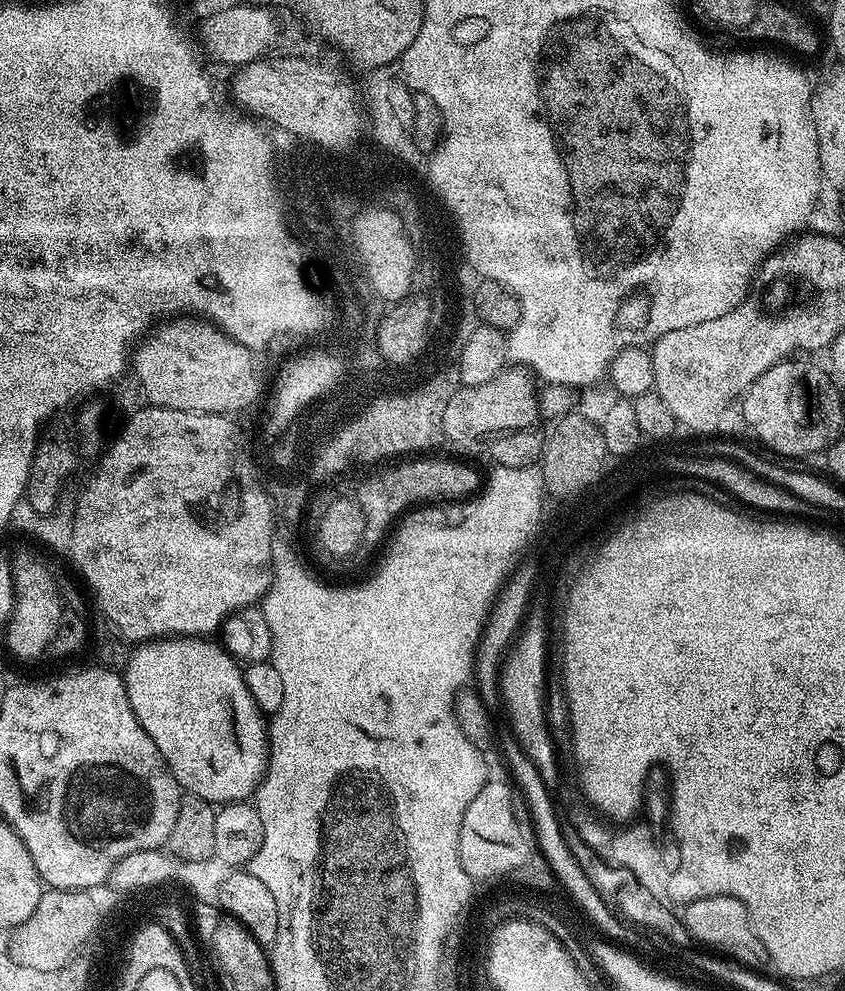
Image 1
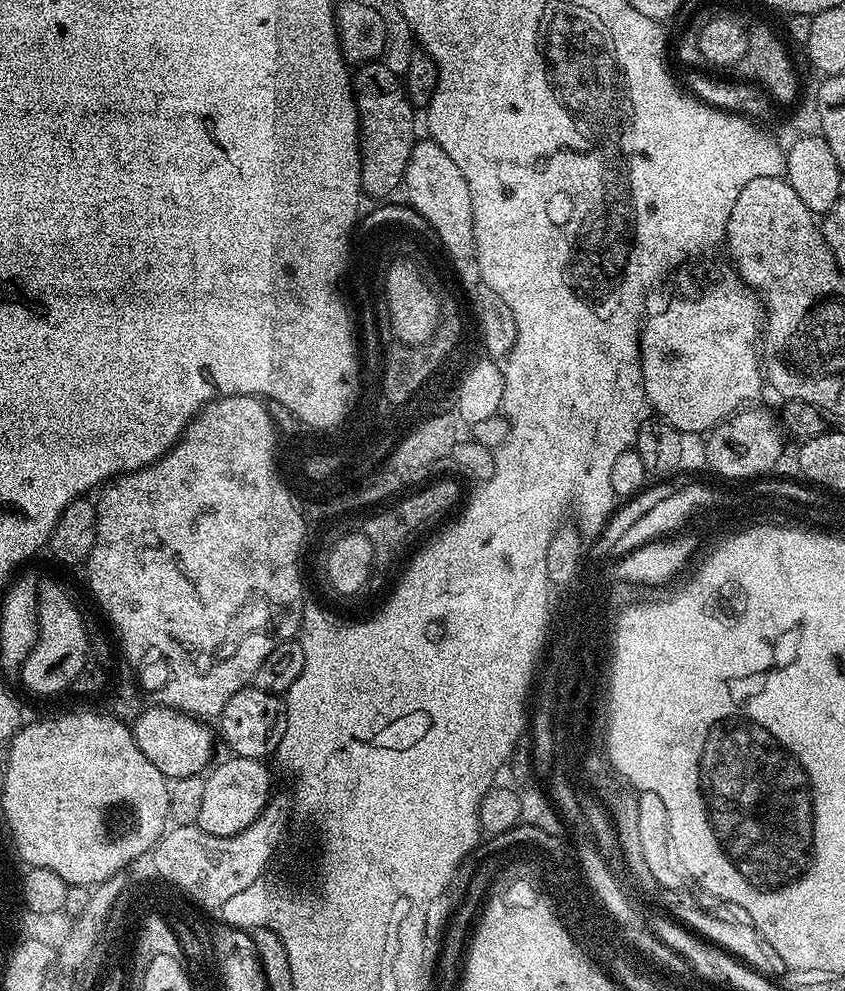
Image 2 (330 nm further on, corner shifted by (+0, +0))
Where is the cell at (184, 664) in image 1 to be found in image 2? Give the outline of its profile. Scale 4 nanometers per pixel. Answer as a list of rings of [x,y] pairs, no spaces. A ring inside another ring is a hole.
[[[145,707],[131,725],[132,736],[138,742],[138,750],[142,750],[142,754],[146,754],[146,758],[150,758],[150,762],[154,762],[154,766],[158,766],[158,770],[166,778],[201,775],[209,767],[208,759],[212,756],[213,729],[211,732],[204,725],[207,723],[203,719],[180,712],[176,708],[151,707]]]

